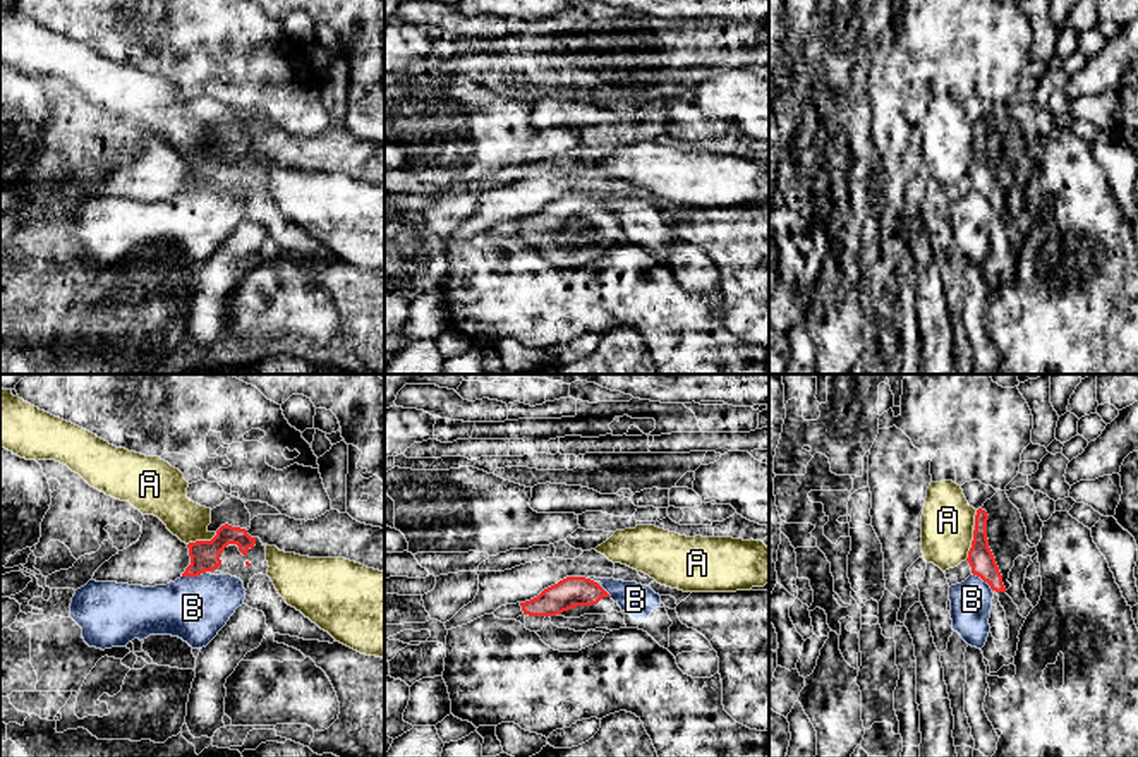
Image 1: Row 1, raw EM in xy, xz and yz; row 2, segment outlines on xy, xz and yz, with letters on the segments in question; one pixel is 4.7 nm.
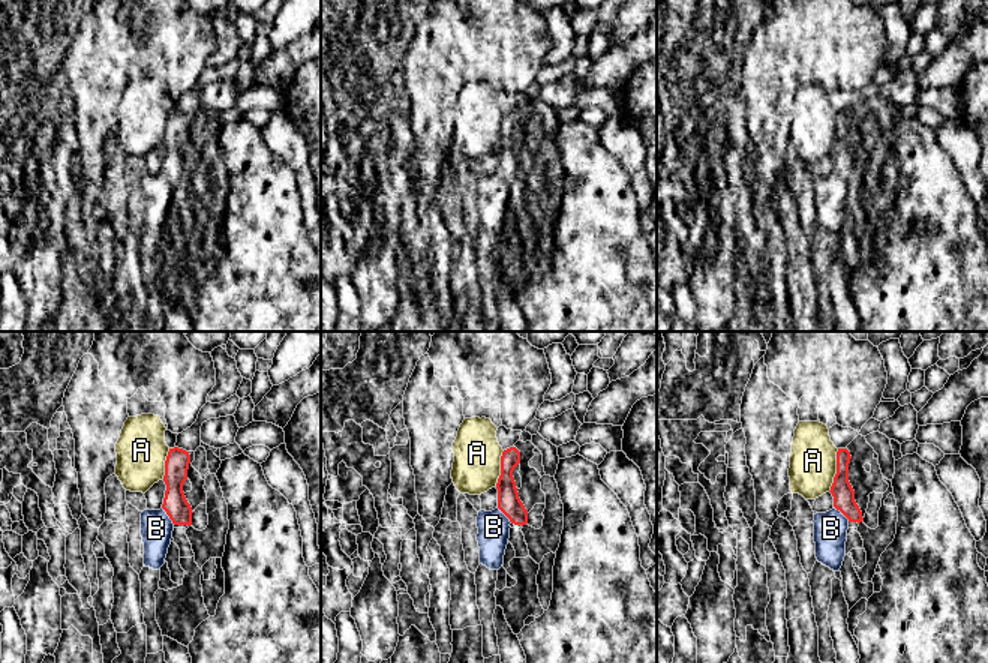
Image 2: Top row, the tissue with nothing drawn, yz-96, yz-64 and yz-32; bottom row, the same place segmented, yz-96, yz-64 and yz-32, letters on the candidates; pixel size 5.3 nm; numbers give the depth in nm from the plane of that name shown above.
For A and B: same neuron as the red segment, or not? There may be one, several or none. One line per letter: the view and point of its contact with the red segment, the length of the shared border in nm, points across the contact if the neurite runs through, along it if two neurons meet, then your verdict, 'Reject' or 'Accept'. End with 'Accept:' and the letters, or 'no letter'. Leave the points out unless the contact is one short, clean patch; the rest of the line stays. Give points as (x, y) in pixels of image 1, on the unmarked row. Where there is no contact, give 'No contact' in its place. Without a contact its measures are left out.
A: Touches red at xy (201, 157). Shared border 160 nm. Boundary: xy (217, 148), (210, 155), (196, 155), (187, 160). Reject
B: Touches red at yz (982, 194). Shared border 130 nm. Reject
Accept: no letter

